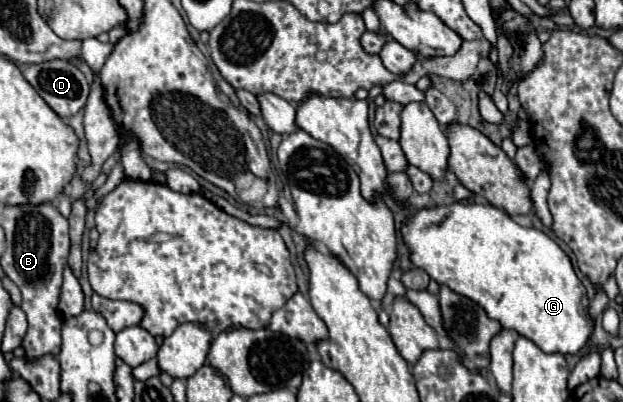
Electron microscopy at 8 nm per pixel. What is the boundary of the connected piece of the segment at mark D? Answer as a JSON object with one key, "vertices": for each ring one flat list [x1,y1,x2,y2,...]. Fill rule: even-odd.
{"vertices":[[55,59,29,65,23,75,41,99,63,119,73,117,87,103,89,83,79,67,69,61]]}

